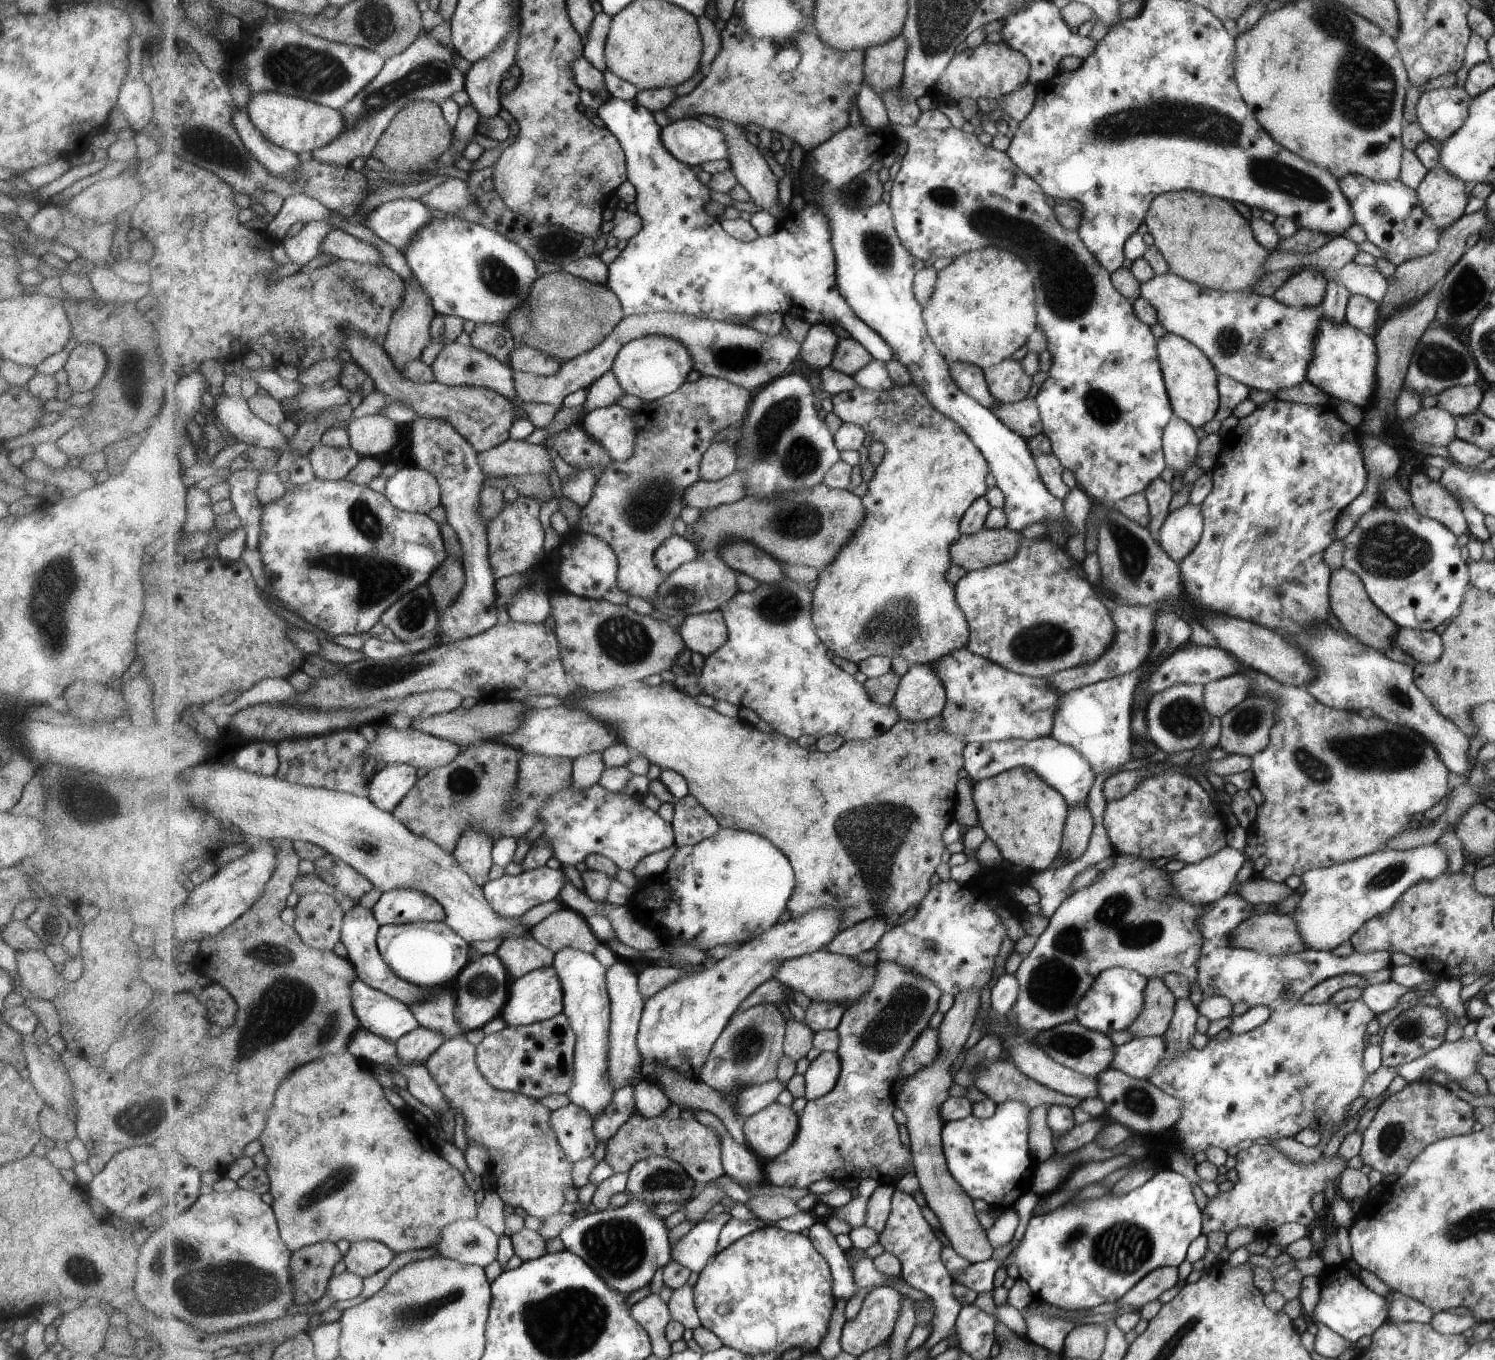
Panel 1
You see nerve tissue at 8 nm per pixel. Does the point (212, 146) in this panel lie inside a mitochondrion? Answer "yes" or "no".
yes

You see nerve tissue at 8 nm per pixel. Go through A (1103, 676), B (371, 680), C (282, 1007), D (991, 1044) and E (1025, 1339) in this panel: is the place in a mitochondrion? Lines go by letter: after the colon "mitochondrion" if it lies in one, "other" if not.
A: other
B: mitochondrion
C: mitochondrion
D: other
E: other

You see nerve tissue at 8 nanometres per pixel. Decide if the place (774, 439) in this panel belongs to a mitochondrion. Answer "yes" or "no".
yes

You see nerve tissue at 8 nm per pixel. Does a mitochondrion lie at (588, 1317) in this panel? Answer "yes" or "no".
yes

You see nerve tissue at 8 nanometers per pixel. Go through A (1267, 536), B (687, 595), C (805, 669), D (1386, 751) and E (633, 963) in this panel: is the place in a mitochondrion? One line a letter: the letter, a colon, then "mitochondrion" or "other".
A: mitochondrion
B: mitochondrion
C: other
D: mitochondrion
E: other

